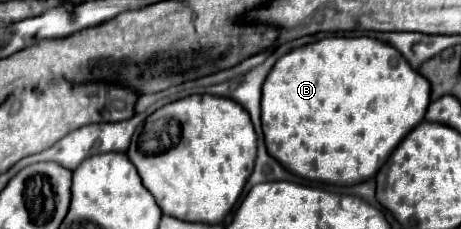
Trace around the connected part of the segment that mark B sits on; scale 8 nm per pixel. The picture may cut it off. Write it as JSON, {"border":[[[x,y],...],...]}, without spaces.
{"border":[[[325,37],[310,43],[310,45],[298,47],[276,61],[276,65],[272,67],[272,71],[266,77],[266,83],[262,87],[262,131],[264,131],[268,153],[274,159],[278,159],[282,163],[282,167],[286,167],[288,171],[294,171],[296,175],[306,179],[340,183],[340,185],[354,185],[354,183],[362,183],[366,179],[372,179],[378,173],[378,169],[386,163],[390,153],[396,149],[396,145],[424,119],[428,103],[430,103],[428,79],[424,79],[418,71],[414,71],[406,63],[402,53],[396,51],[394,47],[370,37]]]}

